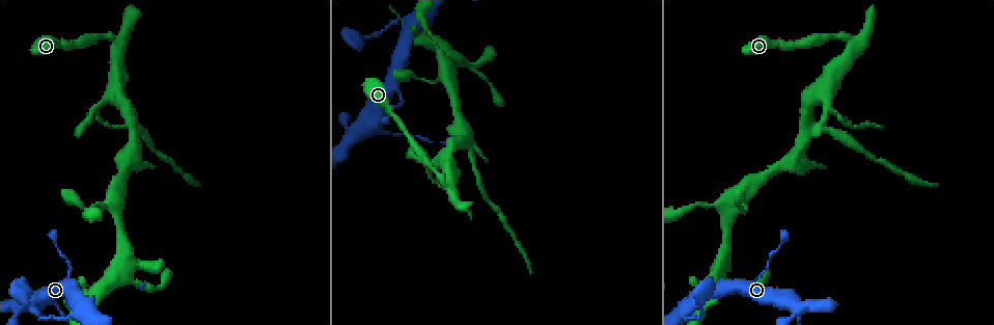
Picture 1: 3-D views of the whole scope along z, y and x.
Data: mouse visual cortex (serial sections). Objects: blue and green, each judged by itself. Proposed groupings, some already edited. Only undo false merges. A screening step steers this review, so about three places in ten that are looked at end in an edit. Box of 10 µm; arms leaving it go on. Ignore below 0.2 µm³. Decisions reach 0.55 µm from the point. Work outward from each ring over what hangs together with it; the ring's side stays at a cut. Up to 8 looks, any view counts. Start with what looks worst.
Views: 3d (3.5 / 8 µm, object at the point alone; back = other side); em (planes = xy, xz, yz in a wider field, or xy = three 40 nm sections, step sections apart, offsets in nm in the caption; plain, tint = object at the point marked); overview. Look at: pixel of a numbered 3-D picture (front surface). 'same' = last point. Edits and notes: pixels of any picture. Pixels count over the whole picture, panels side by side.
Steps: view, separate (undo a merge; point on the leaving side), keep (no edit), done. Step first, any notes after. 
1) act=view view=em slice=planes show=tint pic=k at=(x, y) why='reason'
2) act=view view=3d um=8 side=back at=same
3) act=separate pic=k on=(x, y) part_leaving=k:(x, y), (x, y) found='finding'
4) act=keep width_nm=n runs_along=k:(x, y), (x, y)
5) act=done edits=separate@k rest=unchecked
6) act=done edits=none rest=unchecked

act=view view=3d um=3.5 pic=1 at=(382, 129) why='three-way junction'

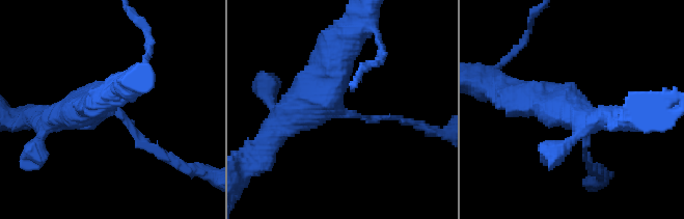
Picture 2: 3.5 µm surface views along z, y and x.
act=view view=em slice=planes show=tint pic=2 at=(341, 109) arms=3 arm_widths_nm=100,350,450

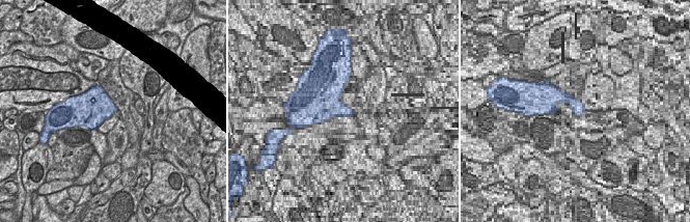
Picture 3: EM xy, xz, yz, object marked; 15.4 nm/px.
act=keep runs_along=2:(353, 34), (324, 101), (273, 138) found='all the same cell'

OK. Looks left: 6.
act=view view=3d um=3.5 pic=1 at=(436, 174) why='thin neck'

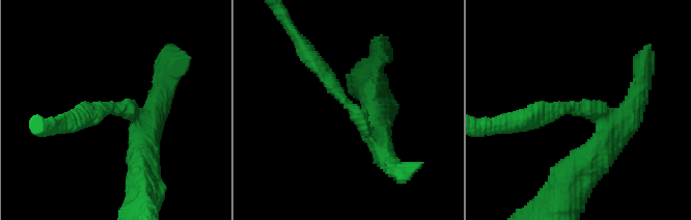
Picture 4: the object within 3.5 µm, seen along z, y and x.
act=view view=em slice=xy step=3 show=tint pic=4 at=(578, 109) arm_widths_nm=250,300 why='now the EM'

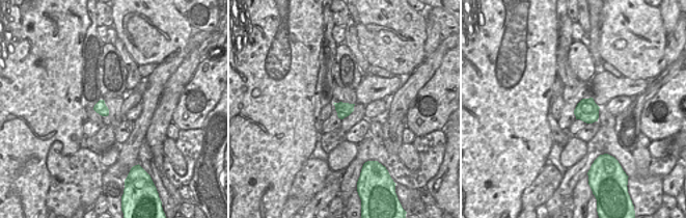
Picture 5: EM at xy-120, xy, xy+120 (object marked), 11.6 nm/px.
act=keep runs_along=4:(305, 54), (368, 134), (375, 129) found='continuous, no second cell'

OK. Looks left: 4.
act=view view=3d um=3.5 pic=1 at=(117, 214)

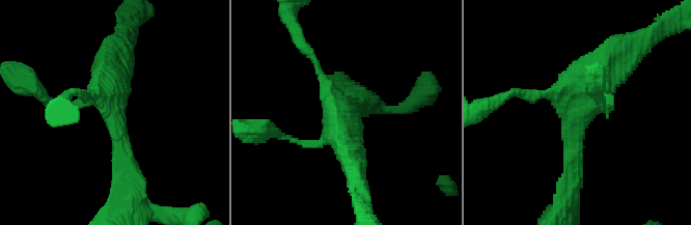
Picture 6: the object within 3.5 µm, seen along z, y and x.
act=view view=em slice=planes show=plain pic=6 at=(114, 112) why='need the tissue'

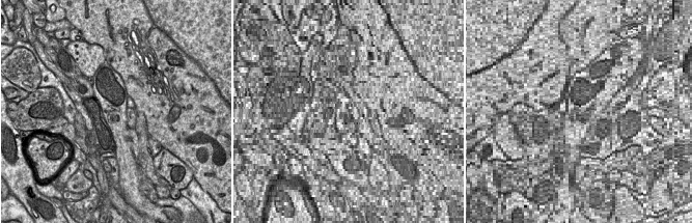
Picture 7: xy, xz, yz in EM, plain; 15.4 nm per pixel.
act=view view=em slice=planes show=tint at=same

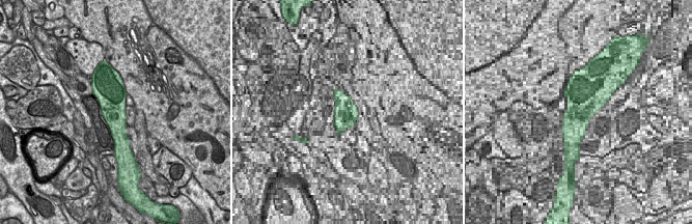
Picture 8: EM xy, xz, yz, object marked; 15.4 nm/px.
act=keep runs_along=6:(637, 50), (583, 97), (573, 159) found='all the same cell'

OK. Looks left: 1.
act=done edits=none rest=unchecked

